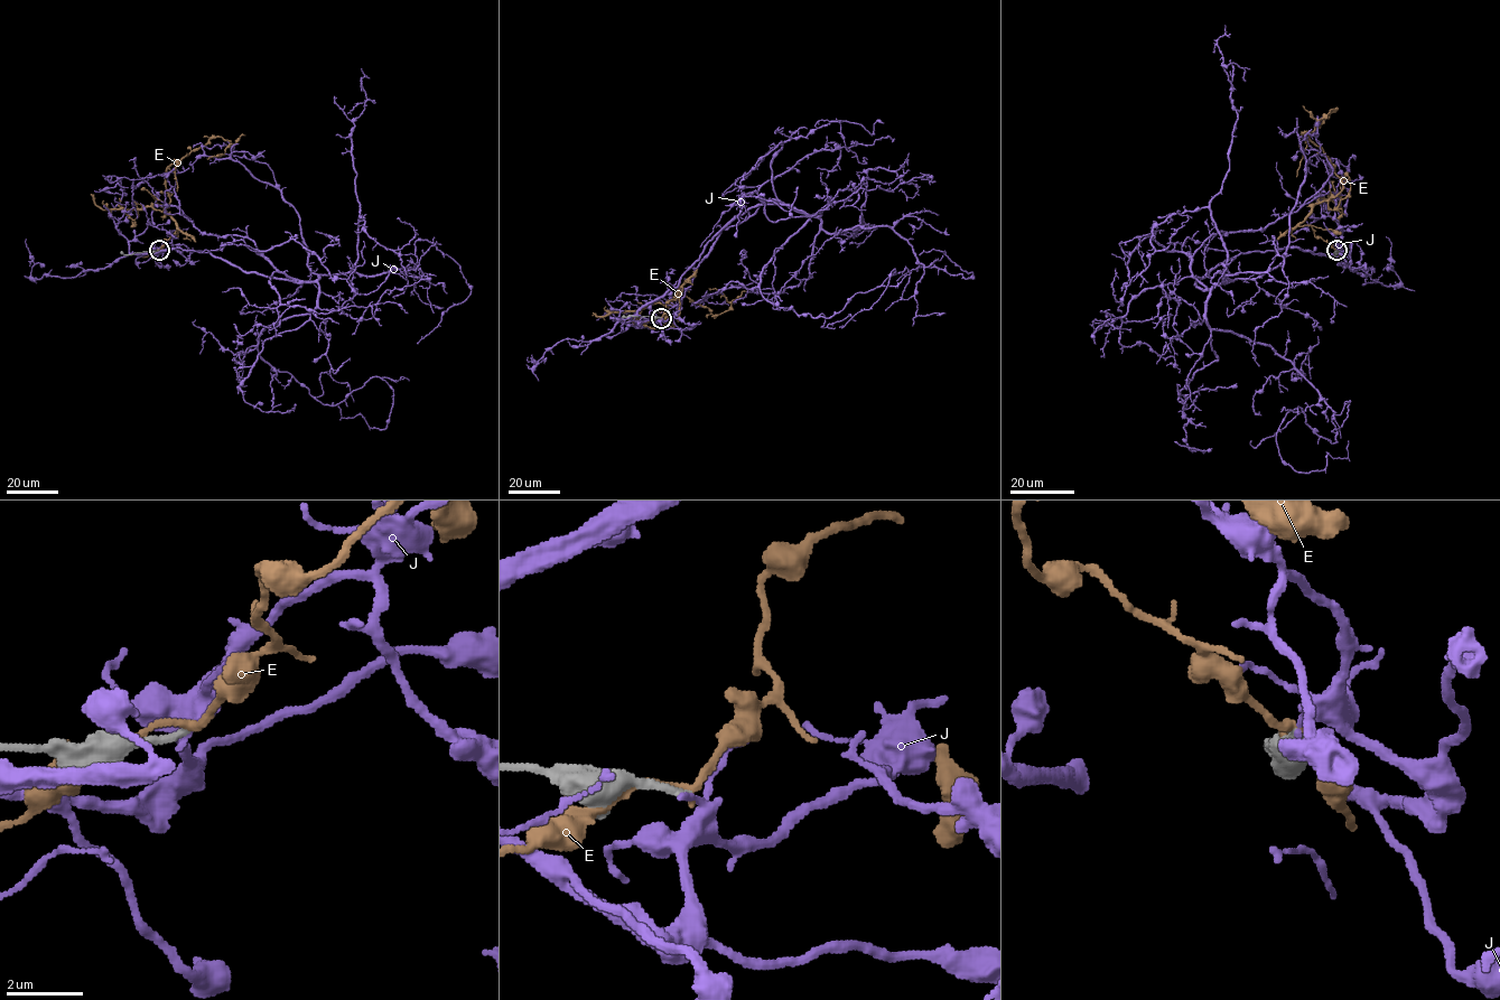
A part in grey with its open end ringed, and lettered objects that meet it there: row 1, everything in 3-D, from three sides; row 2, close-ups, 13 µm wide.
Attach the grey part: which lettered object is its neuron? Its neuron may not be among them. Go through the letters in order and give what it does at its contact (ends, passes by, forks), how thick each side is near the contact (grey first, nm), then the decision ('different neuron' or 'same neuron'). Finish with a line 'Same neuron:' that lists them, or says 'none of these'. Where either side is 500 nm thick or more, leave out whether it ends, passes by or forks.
E: it passes by | 180/190 nm | different neuron
J: it ends | 200/160 nm | different neuron
Same neuron: none of these

